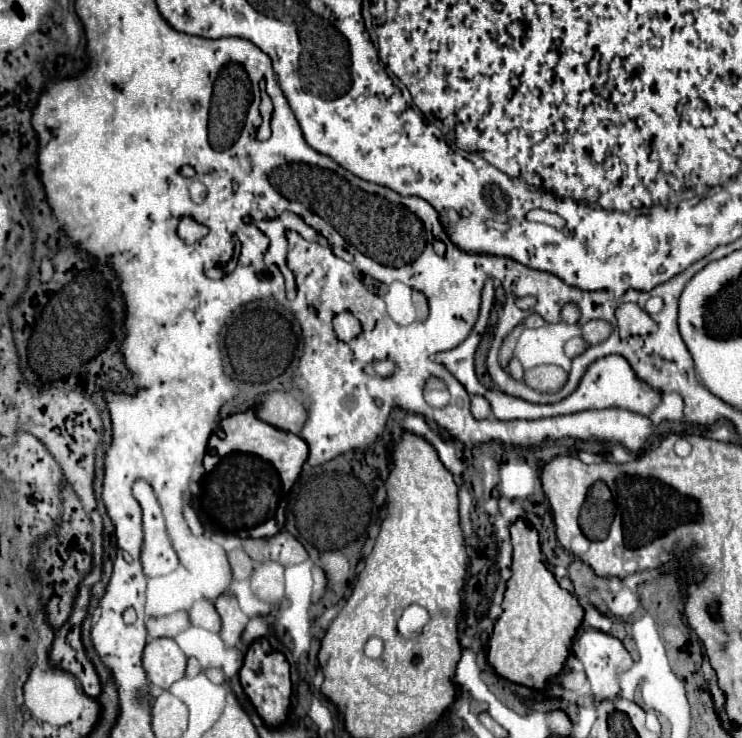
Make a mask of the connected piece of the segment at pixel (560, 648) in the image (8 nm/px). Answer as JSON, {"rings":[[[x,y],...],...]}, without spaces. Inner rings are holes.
{"rings":[[[521,519],[511,525],[513,577],[507,581],[503,615],[489,639],[489,663],[499,675],[531,689],[545,689],[565,667],[571,641],[583,627],[585,609],[569,591],[561,589],[553,573],[541,563],[537,531]]]}

